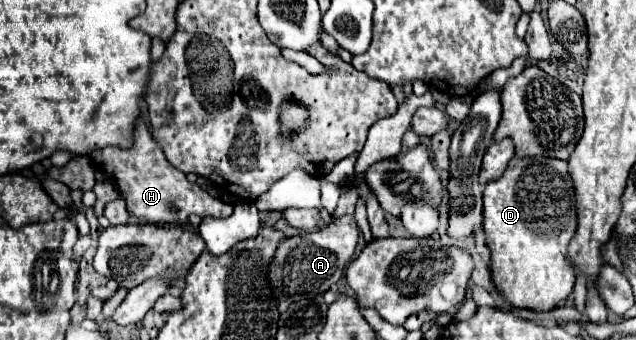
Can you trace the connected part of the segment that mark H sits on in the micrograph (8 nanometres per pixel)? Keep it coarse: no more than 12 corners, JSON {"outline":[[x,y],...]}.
{"outline":[[144,119],[132,149],[90,155],[116,181],[128,213],[154,225],[230,217],[166,163]]}

